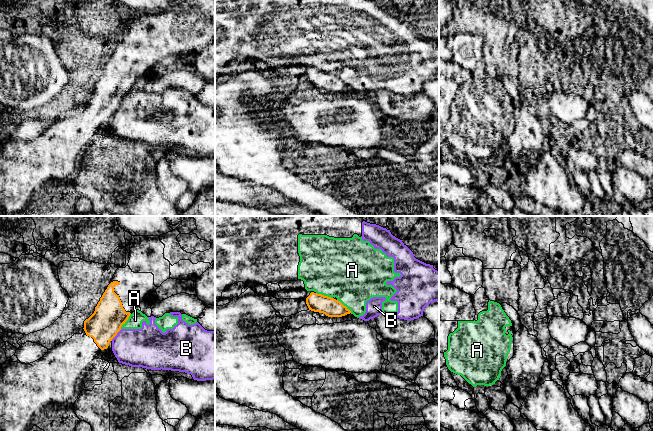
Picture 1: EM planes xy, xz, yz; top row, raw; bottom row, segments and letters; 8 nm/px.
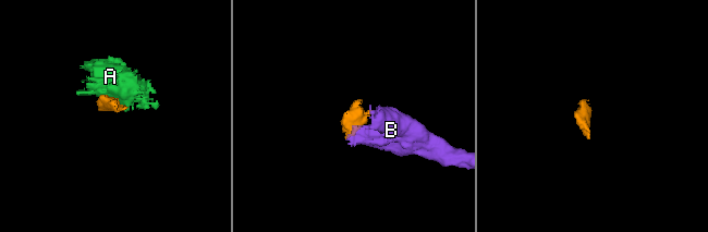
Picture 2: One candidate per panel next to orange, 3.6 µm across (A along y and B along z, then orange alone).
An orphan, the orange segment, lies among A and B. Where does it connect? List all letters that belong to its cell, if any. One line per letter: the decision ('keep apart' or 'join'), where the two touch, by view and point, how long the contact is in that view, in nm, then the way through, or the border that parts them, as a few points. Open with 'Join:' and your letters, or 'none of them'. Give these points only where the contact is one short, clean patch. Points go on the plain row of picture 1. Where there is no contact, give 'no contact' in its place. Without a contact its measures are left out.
Join: none of them
A: keep apart; meets orange in xz at (345, 82); contact 170 nm long; border along xz (337, 75), (352, 89)
B: keep apart; meets orange in xy at (116, 110); contact 130 nm long; border along xy (121, 105), (111, 116)

